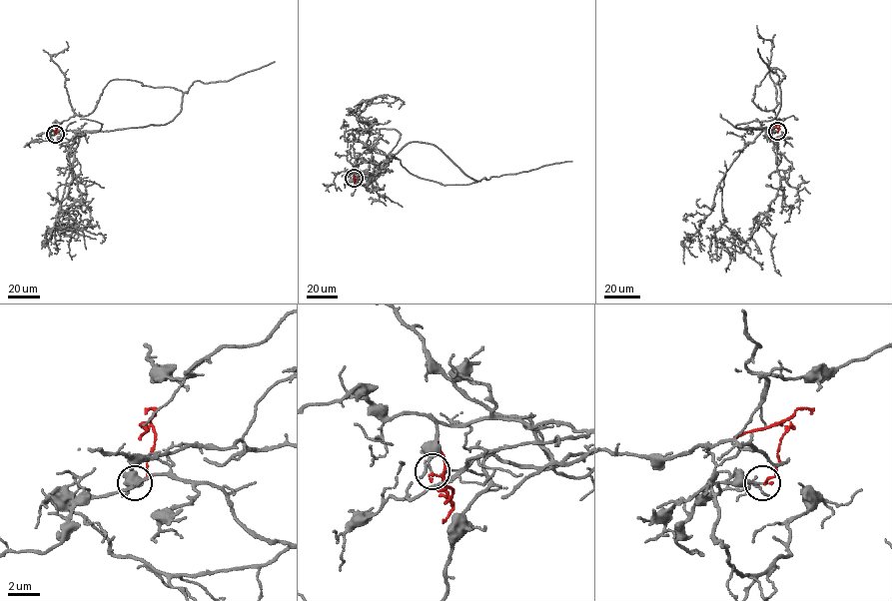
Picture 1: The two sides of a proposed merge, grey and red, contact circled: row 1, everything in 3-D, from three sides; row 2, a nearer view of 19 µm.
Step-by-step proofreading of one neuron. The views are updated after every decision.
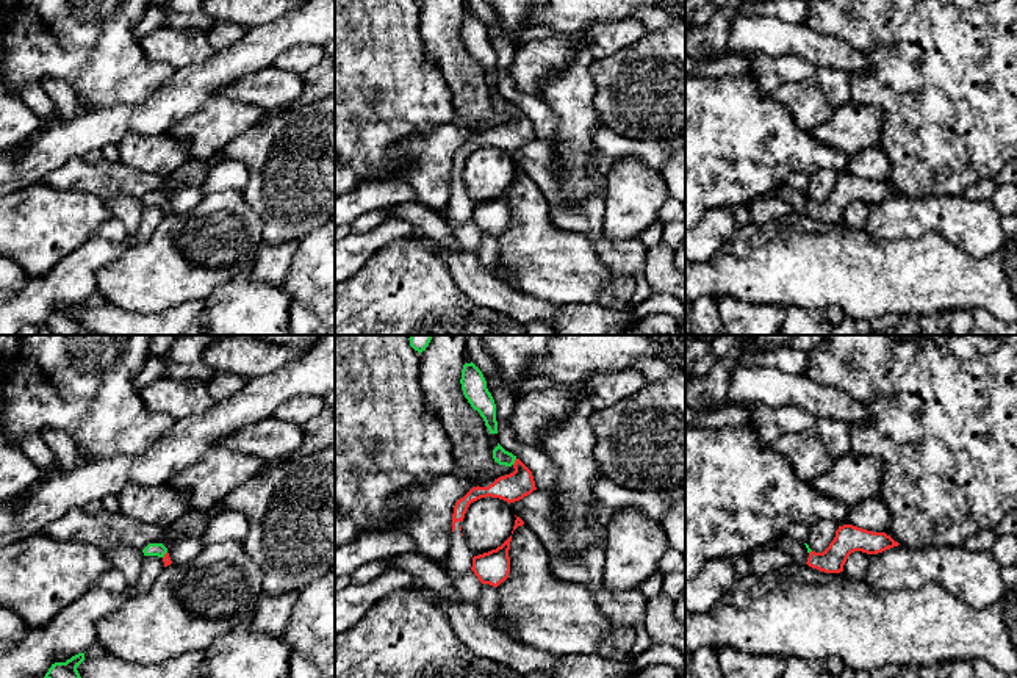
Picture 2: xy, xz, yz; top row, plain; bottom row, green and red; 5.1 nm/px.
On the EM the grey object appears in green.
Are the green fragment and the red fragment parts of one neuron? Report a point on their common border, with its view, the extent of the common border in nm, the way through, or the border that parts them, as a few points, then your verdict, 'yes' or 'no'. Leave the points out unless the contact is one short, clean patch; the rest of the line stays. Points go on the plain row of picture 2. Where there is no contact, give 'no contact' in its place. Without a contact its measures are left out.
xz (513, 111) | 40 nm | across xz (499, 104), (513, 111), (518, 130), (512, 137) | yes

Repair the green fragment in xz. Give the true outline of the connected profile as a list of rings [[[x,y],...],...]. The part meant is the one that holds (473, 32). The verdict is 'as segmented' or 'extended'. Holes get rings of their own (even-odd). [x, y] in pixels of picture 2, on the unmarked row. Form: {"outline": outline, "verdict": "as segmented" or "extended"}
{"outline": [[[473,11],[463,14],[460,33],[465,47],[480,63],[490,83],[498,83],[494,49],[487,38],[482,20]]], "verdict": "as segmented"}

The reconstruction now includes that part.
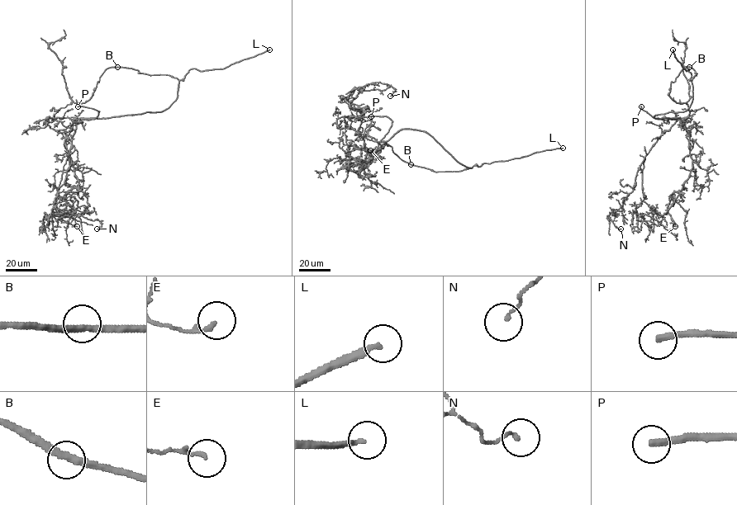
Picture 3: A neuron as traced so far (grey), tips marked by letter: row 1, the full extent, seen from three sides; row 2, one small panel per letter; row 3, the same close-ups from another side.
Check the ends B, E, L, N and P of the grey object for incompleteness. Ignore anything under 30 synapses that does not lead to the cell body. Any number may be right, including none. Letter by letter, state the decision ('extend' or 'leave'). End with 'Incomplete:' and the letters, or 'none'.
B: leave
E: leave
L: extend
N: leave
P: extend
Incomplete: L, P

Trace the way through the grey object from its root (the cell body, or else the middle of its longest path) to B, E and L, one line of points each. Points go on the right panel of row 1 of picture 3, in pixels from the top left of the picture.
B: (662, 118), (653, 116), (669, 112), (683, 112), (690, 106), (692, 99), (691, 80), (696, 73), (689, 67)
E: (662, 118), (678, 118), (689, 136), (692, 169), (682, 189), (674, 191), (670, 196), (668, 208), (675, 226)
L: (662, 118), (653, 116), (685, 111), (692, 99), (691, 73), (688, 68), (687, 71), (683, 68), (672, 49)

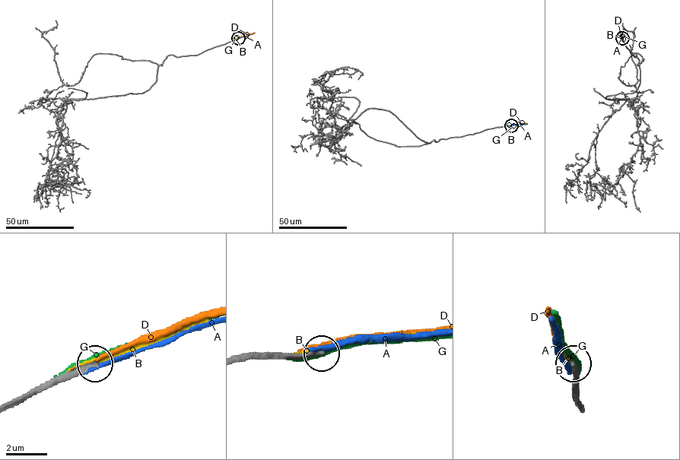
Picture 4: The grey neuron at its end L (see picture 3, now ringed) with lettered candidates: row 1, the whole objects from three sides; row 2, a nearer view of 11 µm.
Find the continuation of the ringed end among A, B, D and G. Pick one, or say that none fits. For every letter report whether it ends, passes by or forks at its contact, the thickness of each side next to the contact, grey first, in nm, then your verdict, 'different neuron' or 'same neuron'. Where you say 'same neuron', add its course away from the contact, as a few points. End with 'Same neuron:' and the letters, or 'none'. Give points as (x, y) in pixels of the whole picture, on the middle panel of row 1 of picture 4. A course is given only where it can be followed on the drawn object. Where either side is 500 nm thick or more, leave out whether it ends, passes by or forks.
A: it ends; calibres 240 and 240 nm; different neuron
B: it ends; calibres 320 and 240 nm; different neuron
D: it ends; calibres 320 and 100 nm; different neuron
G: it ends; calibres 320 and 260 nm; different neuron
Same neuron: none

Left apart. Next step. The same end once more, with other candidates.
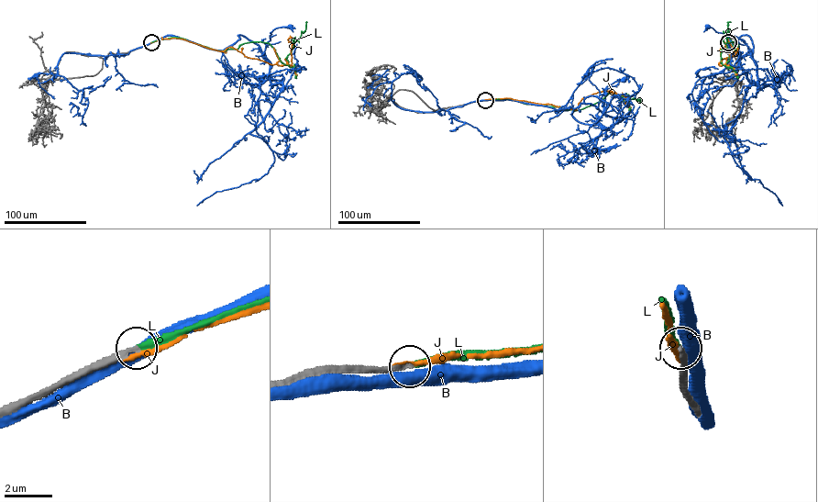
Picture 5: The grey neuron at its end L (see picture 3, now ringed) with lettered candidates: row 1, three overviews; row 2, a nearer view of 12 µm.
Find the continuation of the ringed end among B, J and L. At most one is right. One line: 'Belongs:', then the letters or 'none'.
Belongs: L

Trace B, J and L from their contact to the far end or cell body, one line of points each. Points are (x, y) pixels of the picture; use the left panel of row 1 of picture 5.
B: (151, 42), (175, 36), (224, 50), (241, 35), (257, 44), (268, 61), (264, 50), (270, 32), (290, 27)
J: (150, 42), (180, 39), (219, 50), (231, 47), (247, 57), (291, 65), (292, 44), (287, 39), (292, 37)
L: (151, 42), (177, 37), (220, 50), (237, 49), (248, 42), (266, 42), (286, 64), (307, 22)

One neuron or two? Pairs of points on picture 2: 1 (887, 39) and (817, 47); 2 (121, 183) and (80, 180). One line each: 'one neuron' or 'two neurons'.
1: two neurons
2: one neuron

